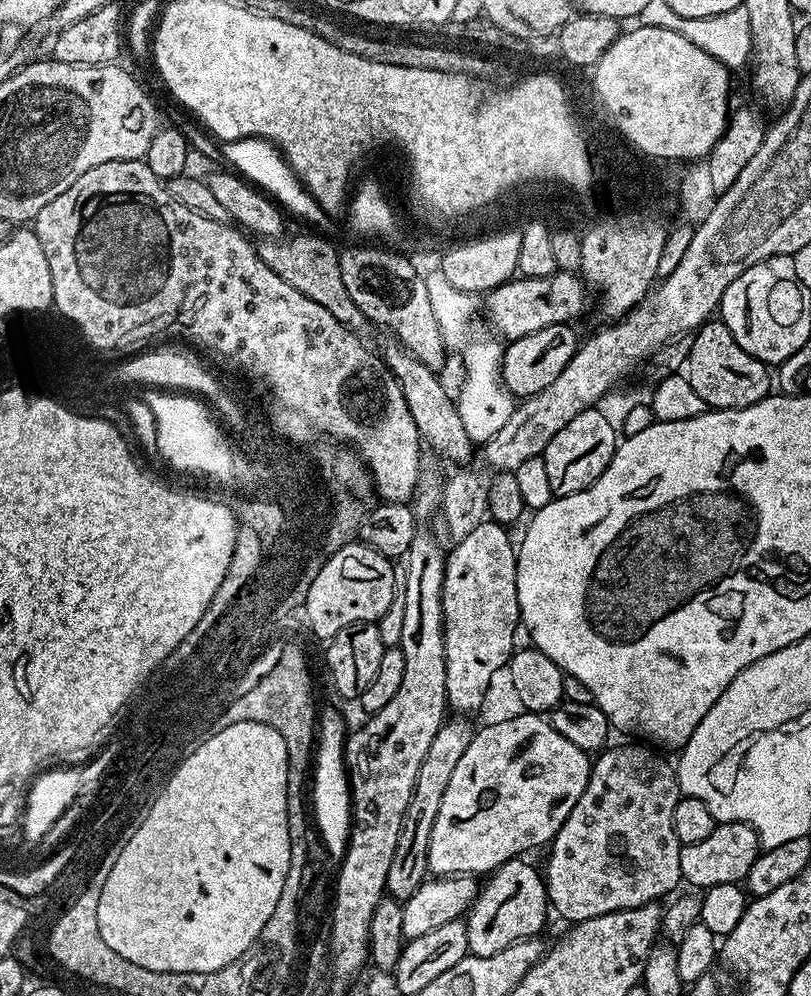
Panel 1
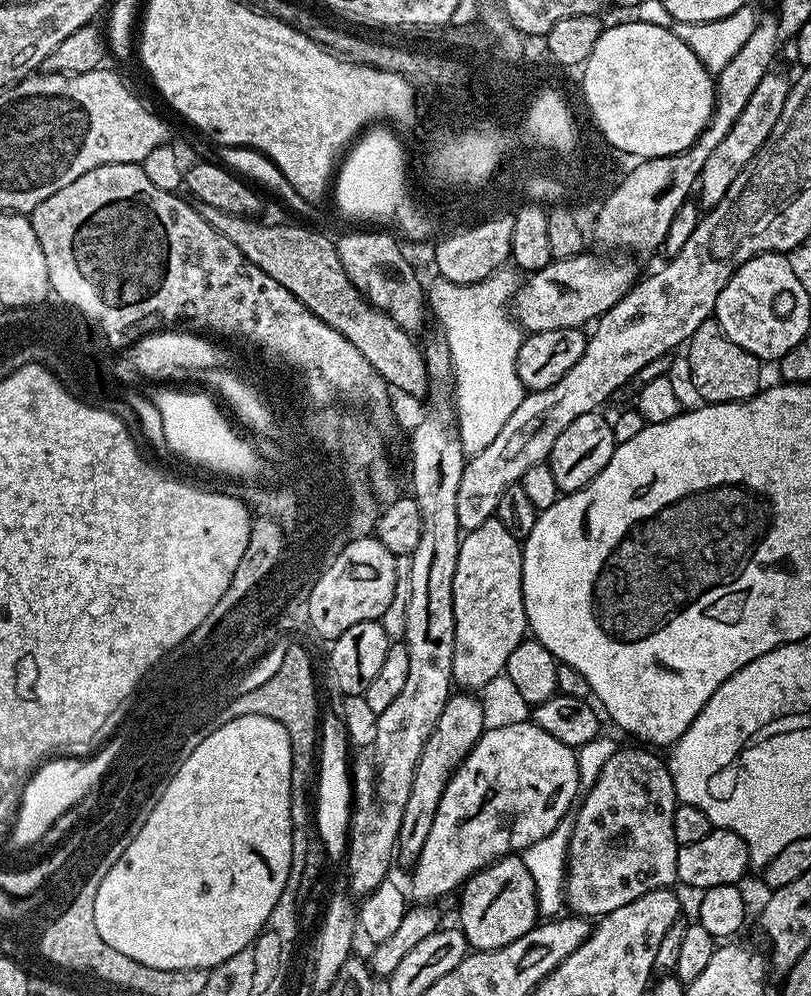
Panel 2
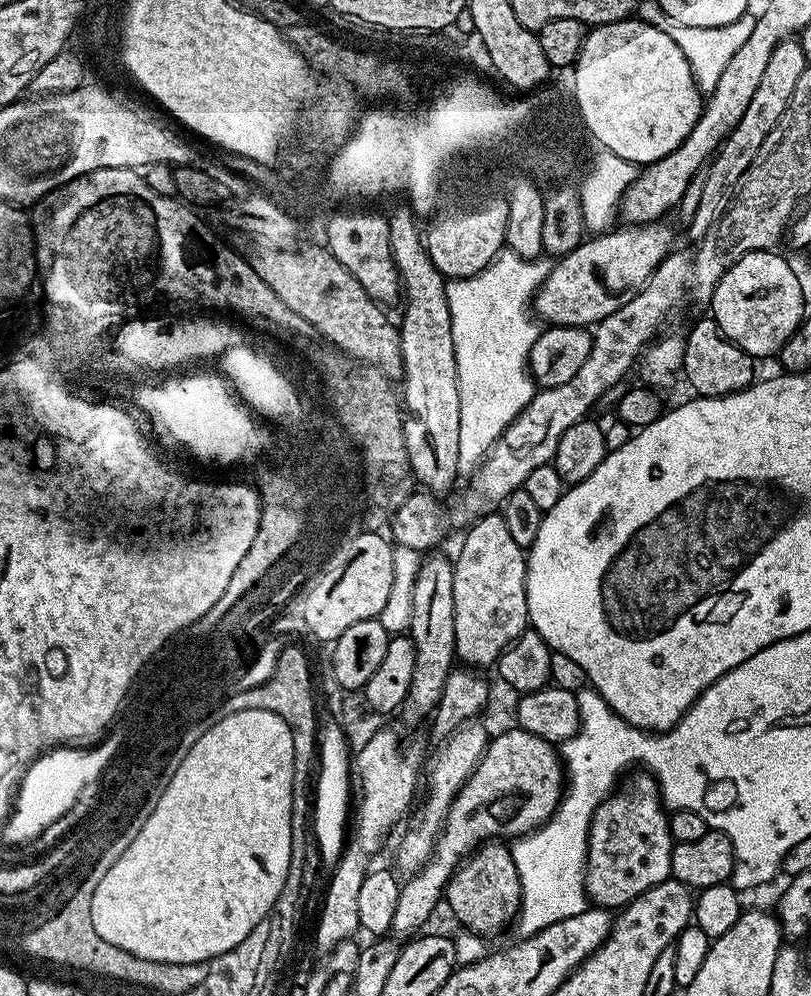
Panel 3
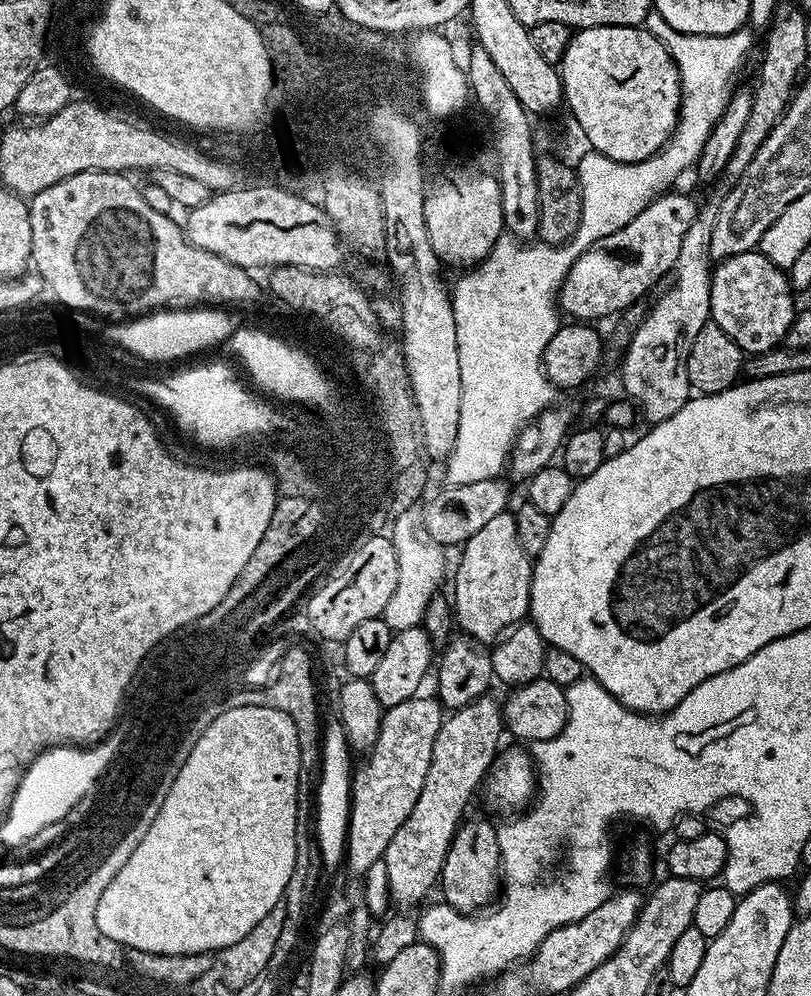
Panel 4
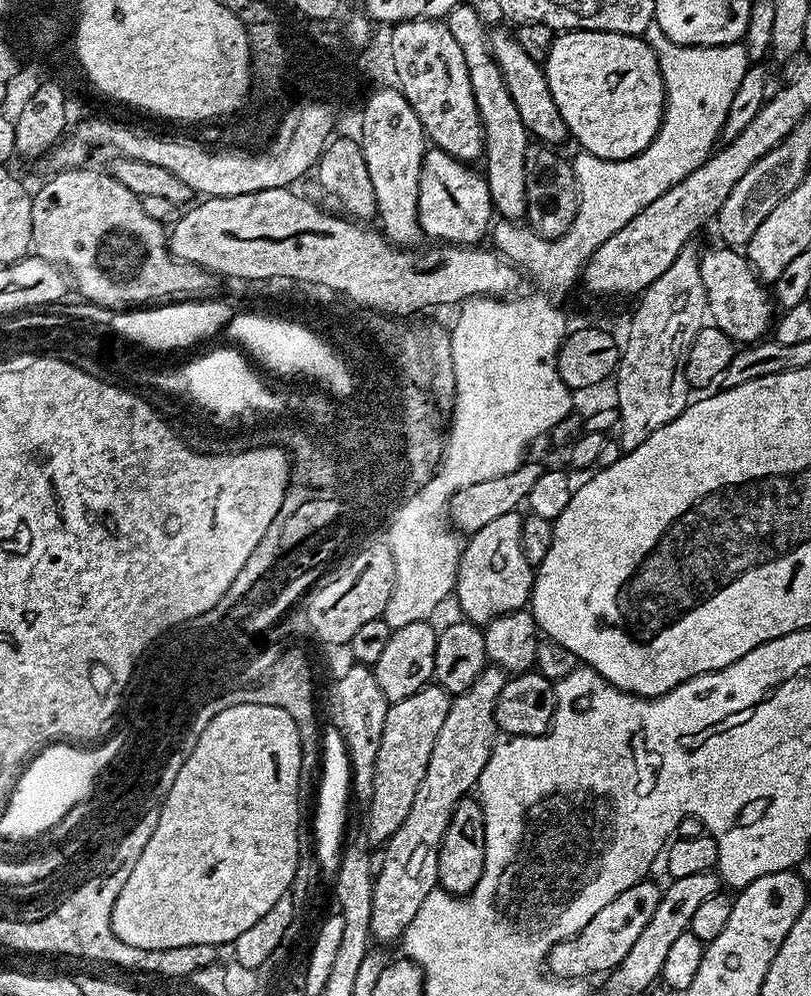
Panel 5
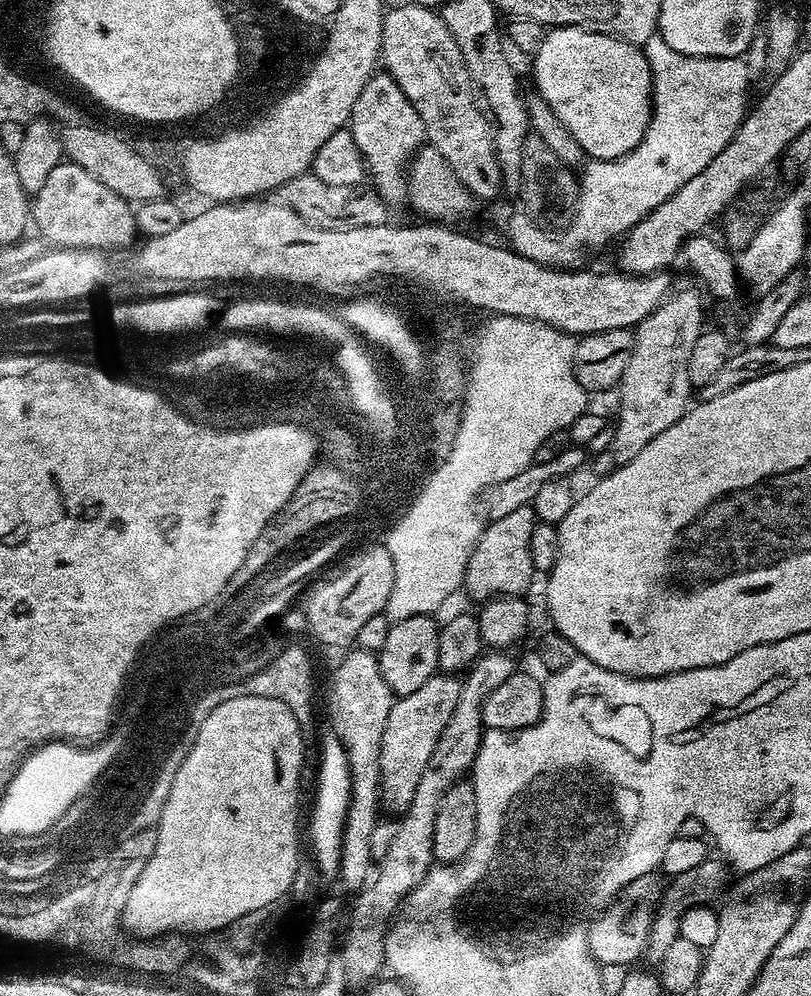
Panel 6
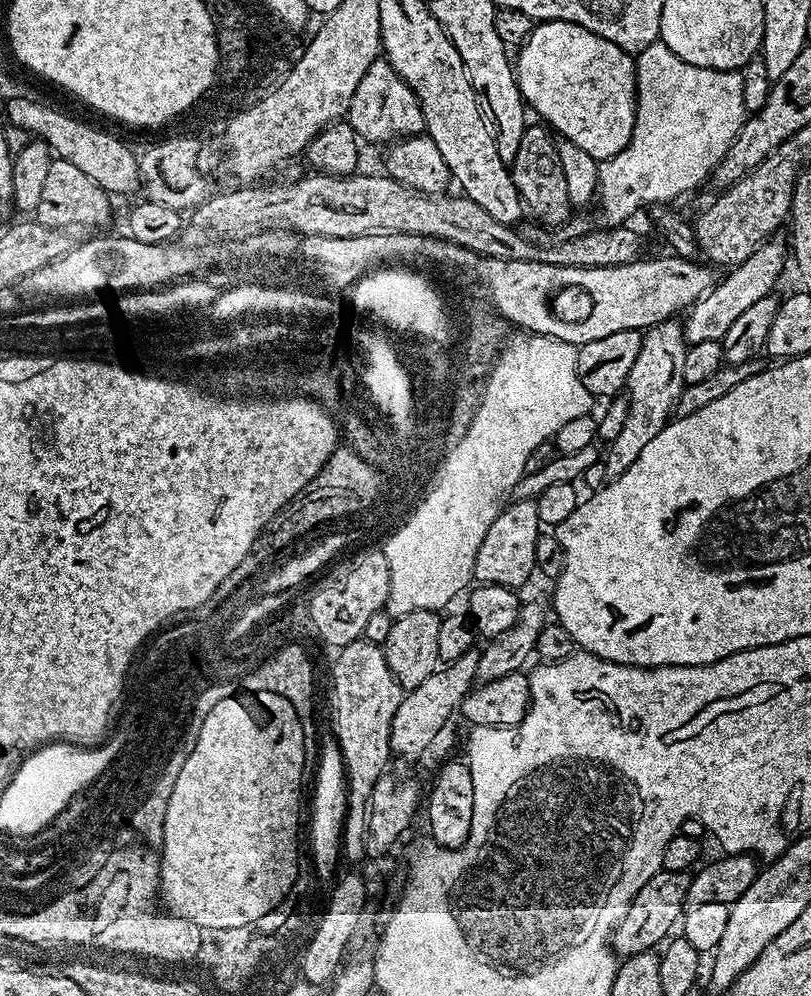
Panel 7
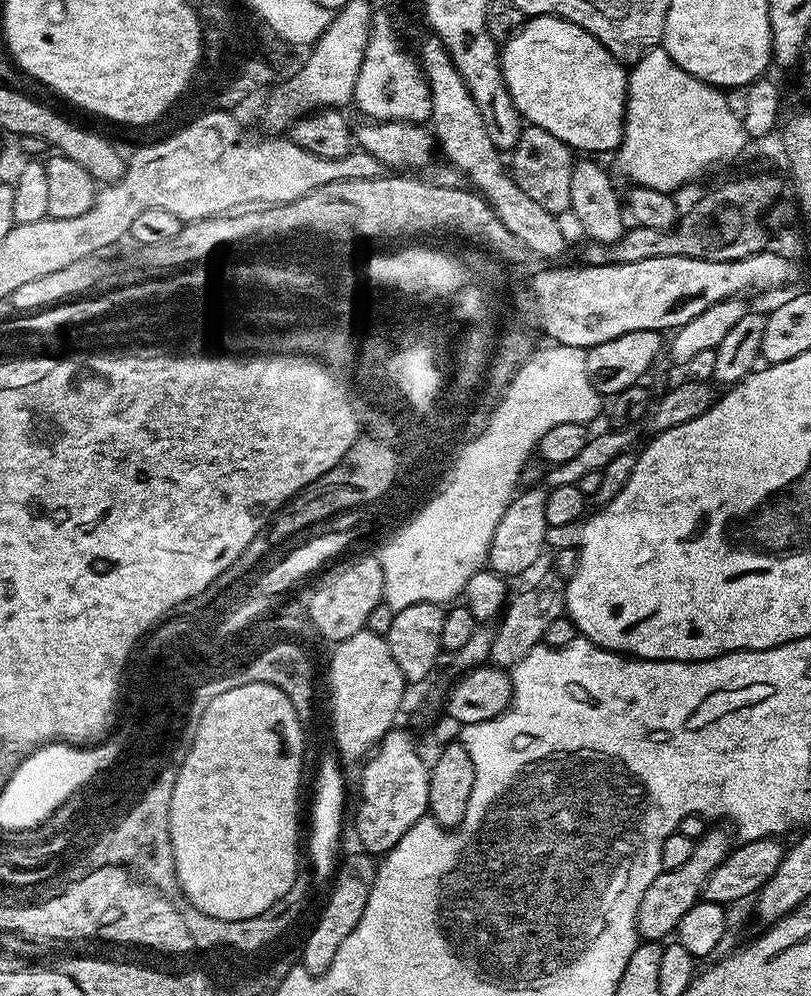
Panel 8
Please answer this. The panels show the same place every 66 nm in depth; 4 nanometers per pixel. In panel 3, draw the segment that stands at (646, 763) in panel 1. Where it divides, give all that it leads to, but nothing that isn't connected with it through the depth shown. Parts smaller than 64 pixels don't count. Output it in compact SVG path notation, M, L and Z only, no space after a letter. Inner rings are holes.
M640 770L636 774L632 780L632 792L613 791L601 802L598 810L594 810L588 827L588 865L584 867L584 889L588 891L588 899L593 905L609 910L623 909L625 904L650 890L650 886L658 886L658 882L669 879L672 874L674 841L668 829L669 813L660 798L660 786L647 771Z

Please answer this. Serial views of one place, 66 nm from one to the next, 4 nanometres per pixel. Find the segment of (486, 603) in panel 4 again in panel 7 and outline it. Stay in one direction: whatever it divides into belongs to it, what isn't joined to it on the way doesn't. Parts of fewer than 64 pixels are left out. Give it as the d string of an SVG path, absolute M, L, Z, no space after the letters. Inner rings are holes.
M512 500L509 505L509 508L508 505L501 507L490 530L486 530L486 538L478 546L472 575L481 584L501 584L520 590L536 572L534 546L538 546L542 525L535 500Z

